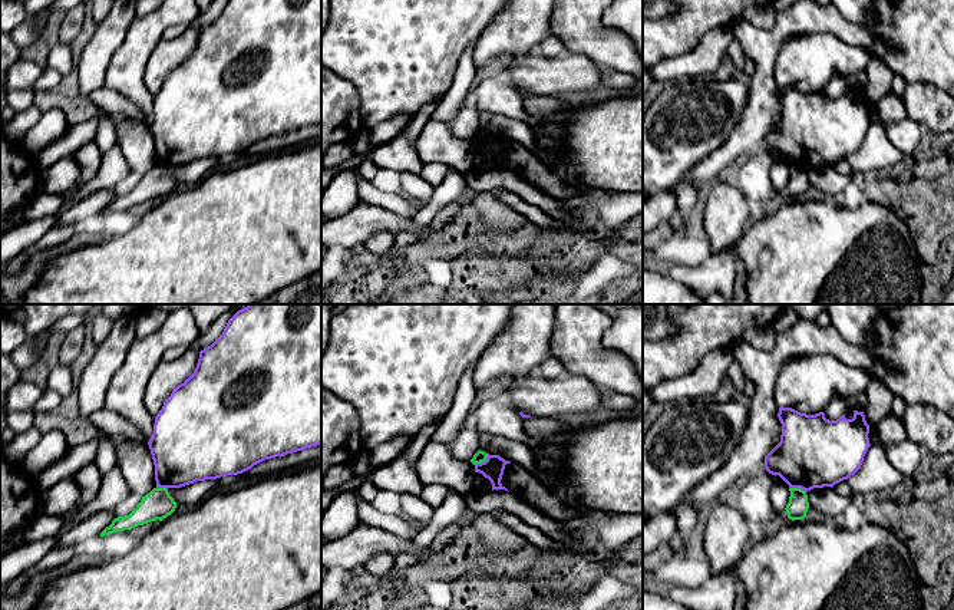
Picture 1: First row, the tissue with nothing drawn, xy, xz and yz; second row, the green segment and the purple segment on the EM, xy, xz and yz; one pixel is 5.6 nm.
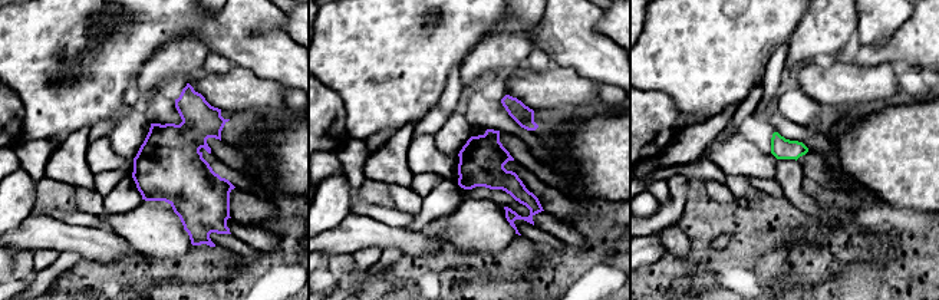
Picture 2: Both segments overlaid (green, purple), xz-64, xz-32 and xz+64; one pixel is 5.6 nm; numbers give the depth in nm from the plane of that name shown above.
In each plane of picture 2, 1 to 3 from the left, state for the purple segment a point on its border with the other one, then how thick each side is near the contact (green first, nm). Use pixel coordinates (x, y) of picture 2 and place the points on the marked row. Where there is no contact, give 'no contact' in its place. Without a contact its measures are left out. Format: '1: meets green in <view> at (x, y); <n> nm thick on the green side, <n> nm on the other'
1: no contact
2: no contact
3: no contact

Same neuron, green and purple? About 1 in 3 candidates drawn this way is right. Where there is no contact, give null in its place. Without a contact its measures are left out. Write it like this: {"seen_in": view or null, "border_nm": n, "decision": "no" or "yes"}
{"seen_in": "xz", "border_nm": 100, "decision": "no"}

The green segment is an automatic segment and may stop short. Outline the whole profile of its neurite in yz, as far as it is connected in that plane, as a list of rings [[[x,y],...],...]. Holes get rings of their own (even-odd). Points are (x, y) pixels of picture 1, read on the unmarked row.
[[[789,166],[789,169],[790,175],[785,187],[788,191],[788,197],[792,200],[806,197],[806,191],[809,188],[806,171],[800,166]]]

